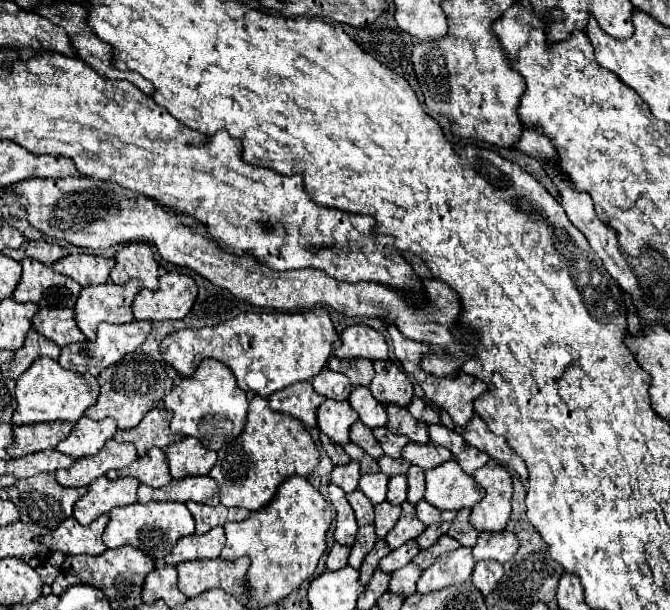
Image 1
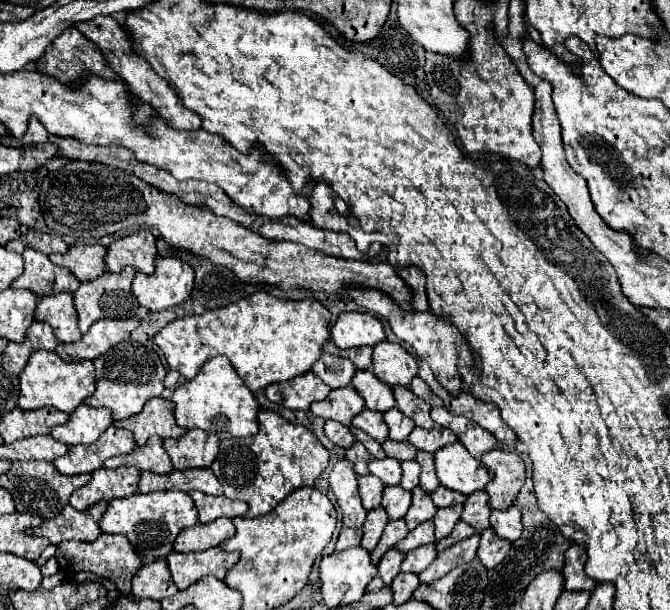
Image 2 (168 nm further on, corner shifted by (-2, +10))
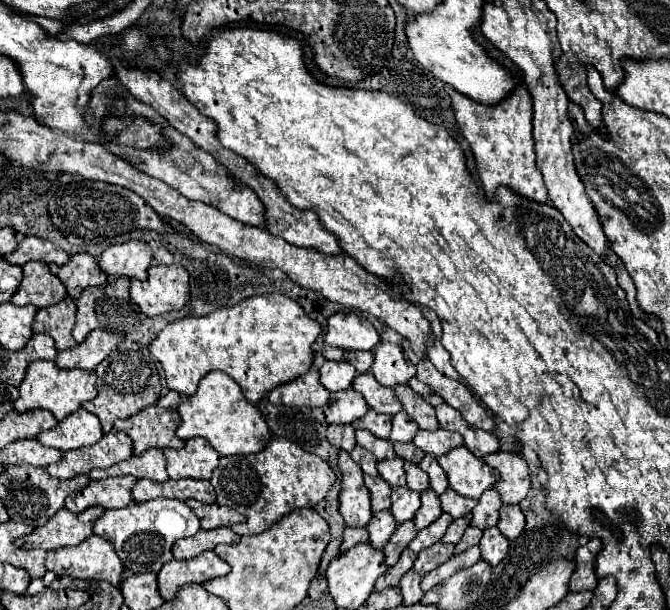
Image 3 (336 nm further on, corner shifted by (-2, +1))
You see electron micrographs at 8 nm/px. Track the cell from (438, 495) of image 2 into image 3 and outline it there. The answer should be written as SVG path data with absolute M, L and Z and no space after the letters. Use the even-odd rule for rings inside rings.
M447 489L441 495L441 507L445 513L451 513L455 519L463 517L465 513L469 513L475 507L477 499L469 499L469 497L459 497L459 493L455 493L453 489Z

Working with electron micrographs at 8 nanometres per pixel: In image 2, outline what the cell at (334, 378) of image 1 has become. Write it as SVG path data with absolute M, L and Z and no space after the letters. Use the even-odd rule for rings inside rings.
M327 352L321 354L321 358L315 362L313 372L329 386L329 388L343 388L351 384L351 378L355 374L355 366L347 358L331 356Z

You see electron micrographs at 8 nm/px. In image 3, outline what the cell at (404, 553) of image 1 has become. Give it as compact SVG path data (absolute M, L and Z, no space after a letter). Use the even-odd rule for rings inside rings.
M443 513L443 515L439 517L439 521L431 523L427 529L423 529L423 531L417 533L417 537L411 541L409 549L415 551L415 553L419 553L421 549L425 549L425 547L429 547L429 545L441 541L443 533L447 531L447 527L449 527L451 523L453 523L453 517L451 517L449 513Z

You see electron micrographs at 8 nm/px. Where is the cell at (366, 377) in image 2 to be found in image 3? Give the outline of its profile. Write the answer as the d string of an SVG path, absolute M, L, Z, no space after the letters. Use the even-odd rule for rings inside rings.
M367 371L367 373L359 373L355 379L353 379L353 389L359 391L367 405L371 409L375 409L377 413L387 413L387 415L395 415L401 411L401 403L399 399L395 397L393 389L391 387L383 387L379 385L379 381L375 381L373 373Z

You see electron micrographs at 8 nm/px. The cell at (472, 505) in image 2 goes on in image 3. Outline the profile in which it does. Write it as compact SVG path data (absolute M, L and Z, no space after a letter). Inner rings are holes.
M487 489L477 505L473 507L473 519L471 519L471 525L473 527L479 527L479 529L487 529L487 527L493 527L497 525L499 521L499 509L501 509L503 501L499 497L499 493L495 489Z

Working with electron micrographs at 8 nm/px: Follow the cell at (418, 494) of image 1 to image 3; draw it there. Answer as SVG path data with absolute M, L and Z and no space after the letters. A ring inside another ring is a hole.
M423 457L423 461L419 463L421 469L425 469L425 473L429 473L429 479L431 479L431 489L435 493L445 493L449 489L449 481L447 481L447 475L445 471L441 469L441 465L433 459L433 457Z

